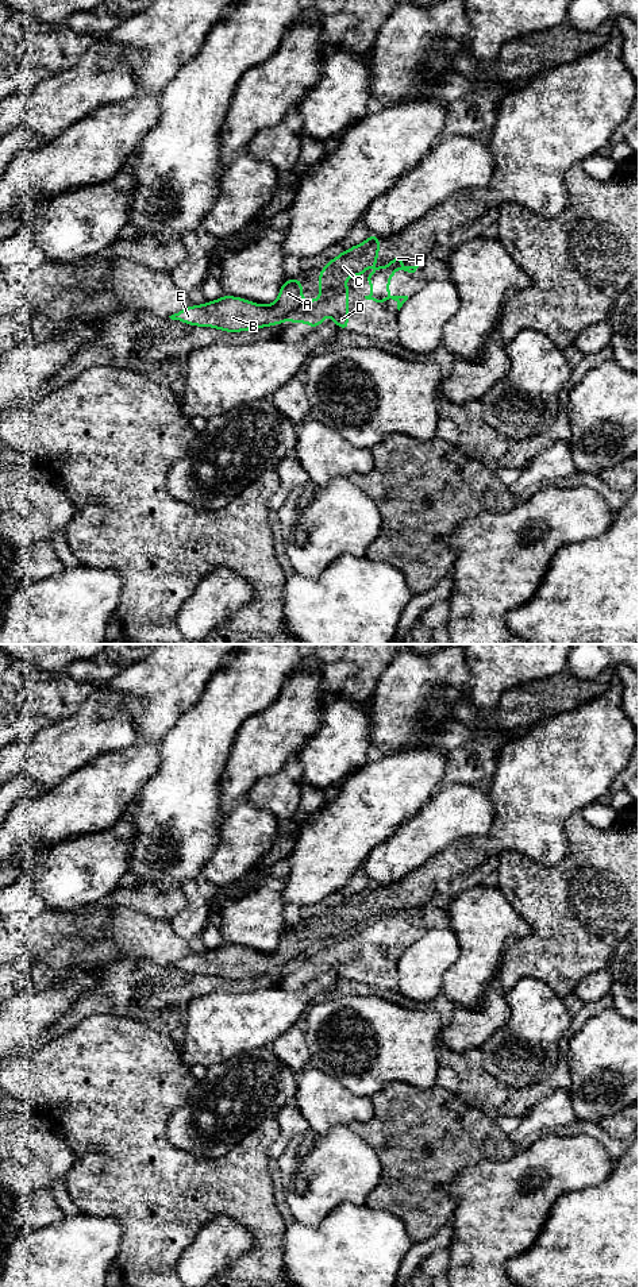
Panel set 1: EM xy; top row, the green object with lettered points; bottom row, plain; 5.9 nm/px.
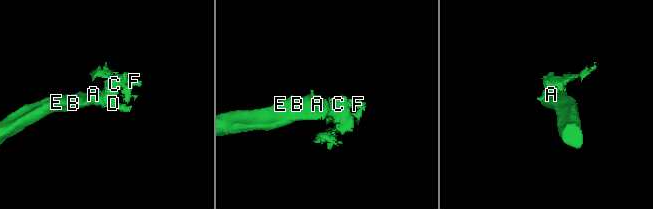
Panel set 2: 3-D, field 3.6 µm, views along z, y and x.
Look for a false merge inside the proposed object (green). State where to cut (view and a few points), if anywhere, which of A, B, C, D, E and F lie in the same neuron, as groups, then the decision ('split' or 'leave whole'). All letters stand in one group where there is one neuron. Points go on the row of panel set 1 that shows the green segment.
no cut | A B C D E F | leave whole

